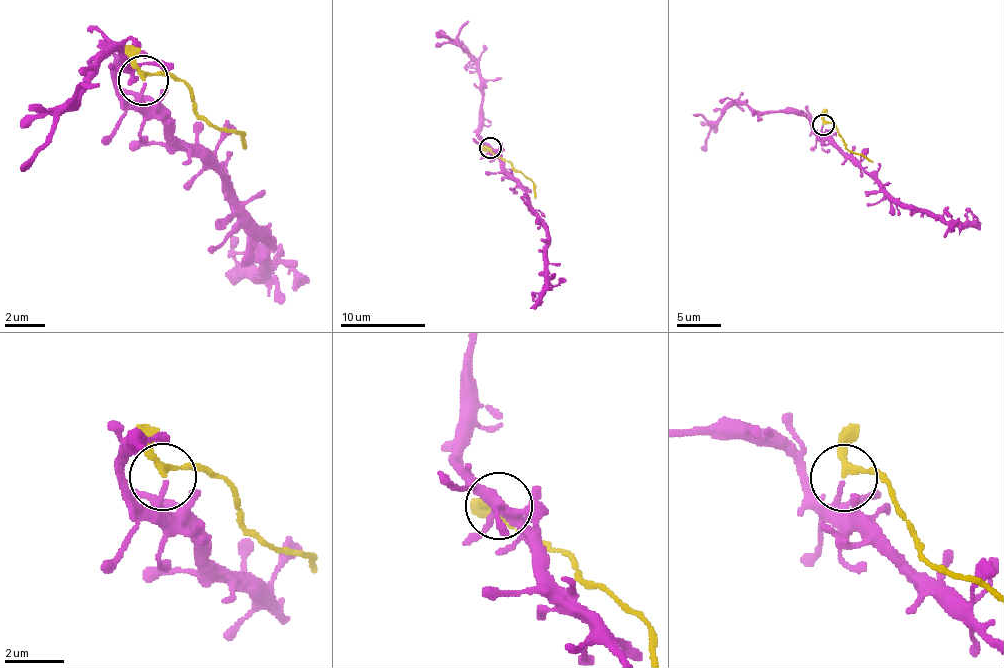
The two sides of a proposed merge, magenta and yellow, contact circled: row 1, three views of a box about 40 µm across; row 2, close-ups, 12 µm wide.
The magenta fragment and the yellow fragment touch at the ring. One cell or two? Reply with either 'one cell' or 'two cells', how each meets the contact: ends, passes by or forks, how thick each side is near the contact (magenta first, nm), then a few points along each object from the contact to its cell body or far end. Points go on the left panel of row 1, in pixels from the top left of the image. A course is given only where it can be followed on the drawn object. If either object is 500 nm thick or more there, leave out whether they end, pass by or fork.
two cells; magenta passes by; yellow passes by; 120 nm thick on the magenta side, 200 nm on the other; magenta runs (144, 84), (163, 126), (222, 180), (221, 193), (265, 234), (268, 256), (263, 270), (242, 265), (226, 278); yellow runs (144, 79), (158, 72), (178, 77), (222, 129), (242, 132), (246, 149)

